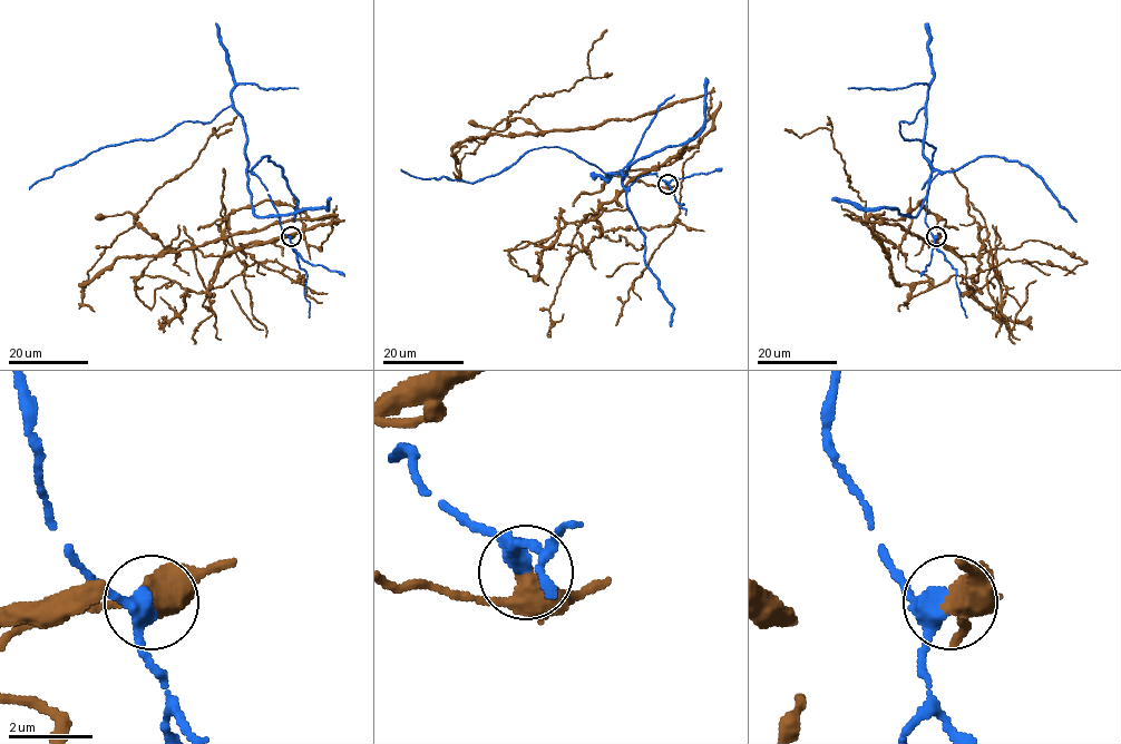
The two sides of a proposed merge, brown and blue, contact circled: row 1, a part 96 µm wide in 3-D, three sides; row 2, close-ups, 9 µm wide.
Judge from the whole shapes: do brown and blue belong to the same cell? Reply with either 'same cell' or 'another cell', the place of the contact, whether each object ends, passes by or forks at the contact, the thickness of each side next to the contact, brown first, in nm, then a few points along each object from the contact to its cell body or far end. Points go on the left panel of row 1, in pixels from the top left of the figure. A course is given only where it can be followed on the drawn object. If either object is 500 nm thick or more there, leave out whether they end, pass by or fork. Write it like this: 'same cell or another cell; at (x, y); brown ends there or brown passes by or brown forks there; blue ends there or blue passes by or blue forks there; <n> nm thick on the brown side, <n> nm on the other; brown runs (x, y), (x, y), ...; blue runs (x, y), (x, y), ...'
another cell; at (291, 236); brown passes by; blue passes by; 480 nm thick on the brown side, 400 nm on the other; brown runs (291, 237), (262, 243), (301, 233), (321, 247), (333, 211), (178, 251), (134, 225), (214, 128), (231, 129); blue runs (291, 237), (247, 168), (244, 121), (231, 107), (210, 121), (99, 148), (29, 188)

